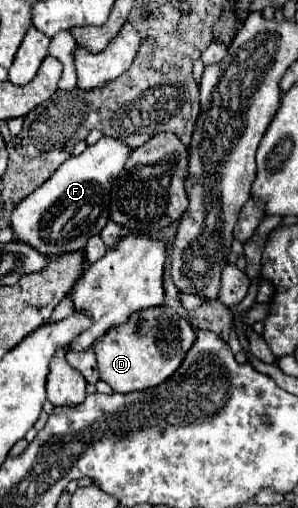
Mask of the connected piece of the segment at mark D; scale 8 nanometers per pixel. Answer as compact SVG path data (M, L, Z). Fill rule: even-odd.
M161 305L135 313L127 325L109 331L93 345L93 349L97 355L101 379L117 393L131 393L145 391L167 381L179 369L193 343L195 331L189 321L181 315L175 315L173 309Z

